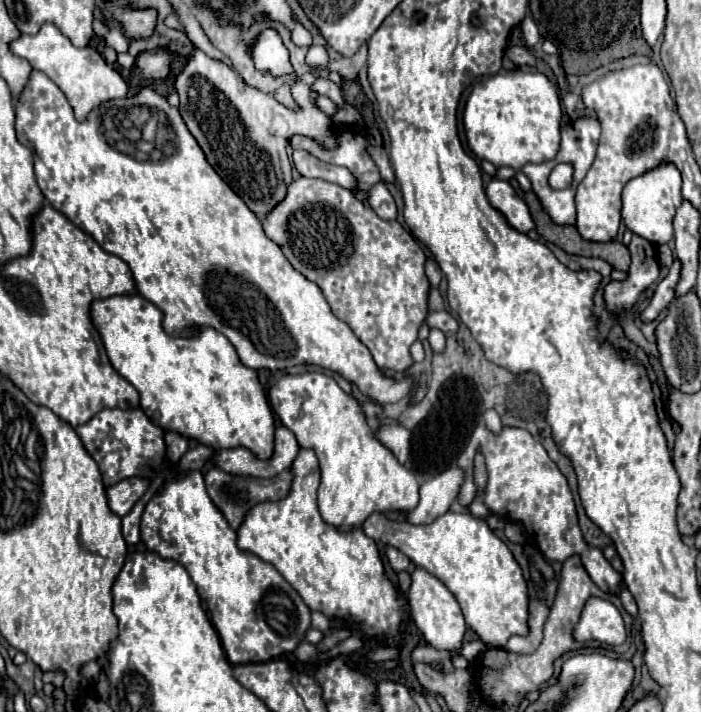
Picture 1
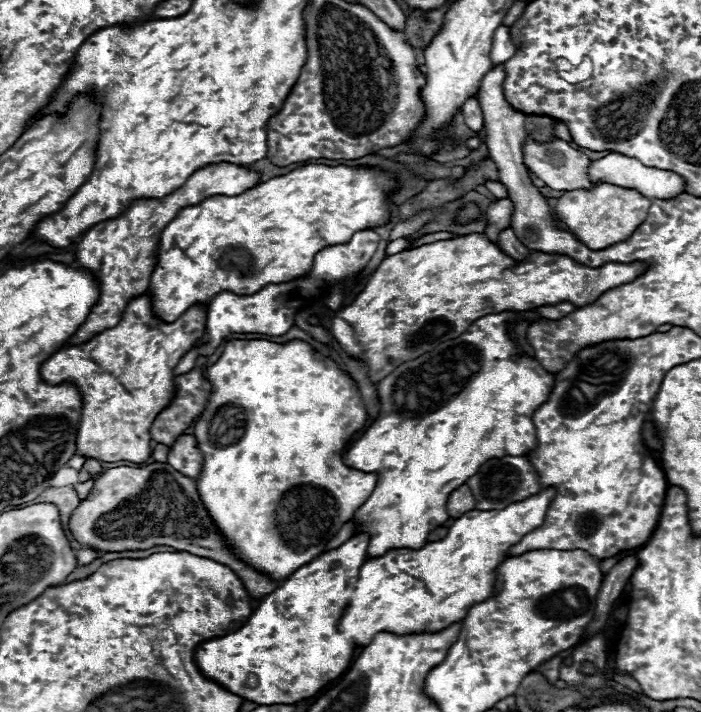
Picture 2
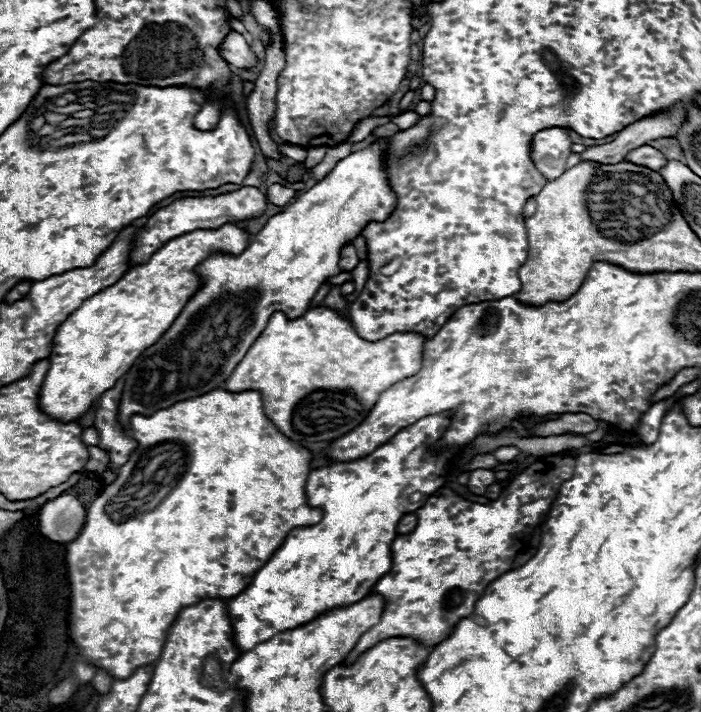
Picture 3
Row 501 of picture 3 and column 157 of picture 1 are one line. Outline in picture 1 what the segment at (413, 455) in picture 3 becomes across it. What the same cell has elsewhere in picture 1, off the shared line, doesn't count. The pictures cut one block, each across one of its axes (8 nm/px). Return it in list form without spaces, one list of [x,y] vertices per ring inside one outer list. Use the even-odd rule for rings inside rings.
[[[134,294],[134,296],[112,296],[112,298],[106,298],[106,300],[98,300],[92,304],[92,320],[98,328],[98,332],[102,334],[102,342],[104,342],[104,348],[106,348],[106,354],[110,358],[110,364],[114,366],[114,370],[126,378],[140,394],[140,408],[142,412],[146,412],[146,416],[150,416],[150,420],[154,424],[158,424],[164,432],[178,432],[186,438],[192,438],[208,448],[214,448],[214,450],[228,450],[228,448],[236,448],[236,446],[242,446],[242,448],[250,448],[250,452],[254,452],[254,456],[258,456],[258,460],[268,460],[274,452],[274,414],[270,410],[270,404],[266,400],[266,392],[258,380],[258,372],[252,370],[252,368],[246,368],[240,364],[238,360],[238,354],[234,350],[234,346],[226,340],[226,336],[222,336],[220,332],[216,332],[214,328],[202,328],[198,336],[192,336],[192,338],[174,338],[174,336],[168,336],[162,328],[162,310],[158,310],[154,304],[150,304],[146,298],[142,298],[140,294]]]

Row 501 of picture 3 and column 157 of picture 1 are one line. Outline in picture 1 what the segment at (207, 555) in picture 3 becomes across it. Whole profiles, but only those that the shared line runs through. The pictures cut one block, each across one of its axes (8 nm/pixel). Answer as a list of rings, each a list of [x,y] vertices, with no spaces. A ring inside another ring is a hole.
[[[34,70],[32,76],[30,76],[28,86],[24,88],[22,96],[16,102],[16,136],[18,136],[20,144],[28,146],[34,152],[34,172],[36,172],[36,180],[38,180],[38,186],[40,186],[40,190],[44,194],[44,198],[58,212],[62,212],[72,224],[76,224],[78,228],[84,228],[100,244],[102,250],[106,250],[110,254],[116,254],[118,258],[122,258],[130,266],[134,282],[138,282],[138,286],[136,286],[138,292],[164,312],[164,324],[162,326],[170,336],[194,336],[198,332],[198,328],[210,326],[210,328],[222,332],[230,340],[230,344],[234,344],[234,348],[238,352],[238,358],[248,368],[254,368],[254,370],[284,370],[290,364],[314,364],[314,366],[338,372],[344,380],[354,382],[364,396],[368,396],[368,398],[372,398],[372,400],[376,400],[380,404],[398,402],[398,400],[402,400],[402,398],[406,398],[410,394],[410,390],[412,390],[412,386],[416,382],[414,376],[404,376],[404,378],[396,380],[396,378],[390,378],[390,376],[380,372],[380,368],[376,366],[370,350],[356,338],[356,334],[350,330],[350,326],[346,322],[338,320],[332,314],[330,304],[326,302],[322,290],[314,282],[306,280],[306,276],[302,276],[286,260],[286,256],[282,254],[278,244],[274,244],[264,234],[258,216],[254,216],[254,212],[250,212],[250,208],[246,208],[244,200],[214,172],[214,168],[208,164],[204,152],[196,144],[194,136],[188,132],[180,112],[176,108],[168,106],[166,98],[158,96],[154,90],[144,88],[132,98],[104,102],[100,108],[96,108],[88,116],[86,122],[78,122],[74,118],[74,110],[72,110],[68,98],[64,96],[64,92],[46,74]]]

